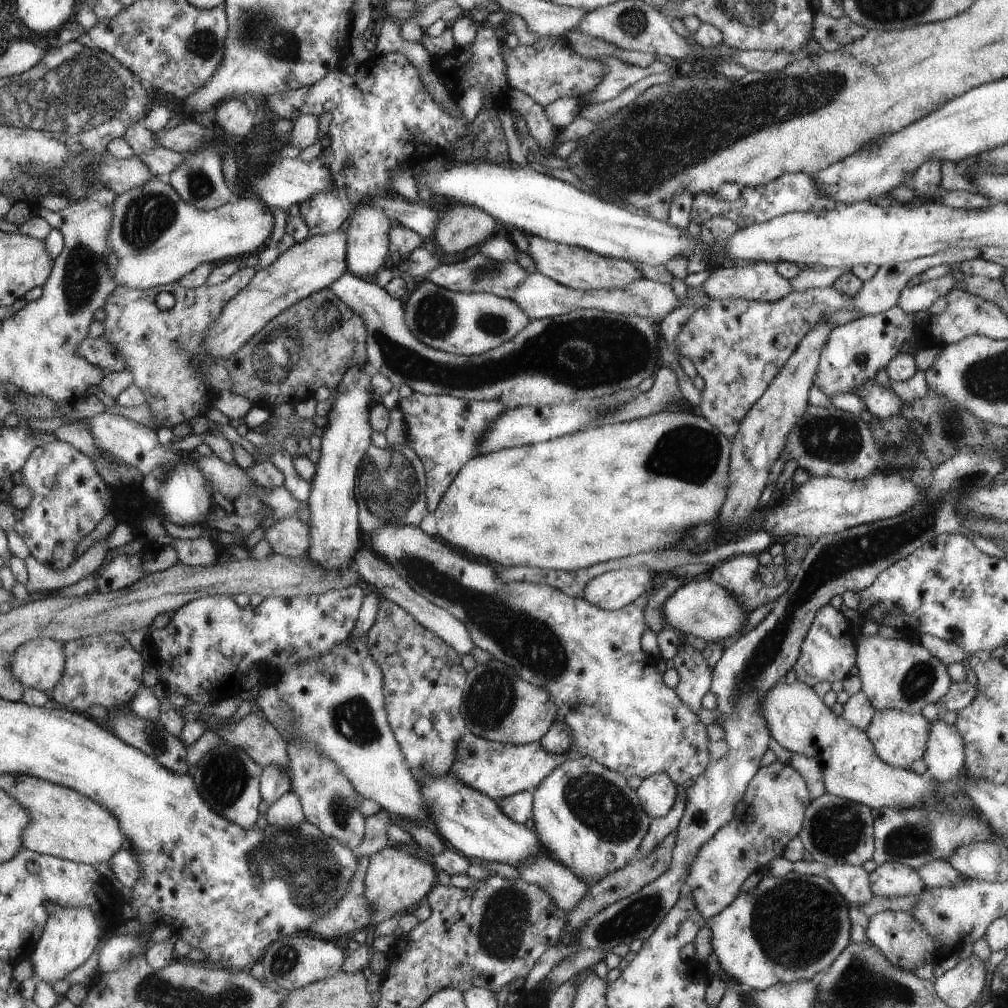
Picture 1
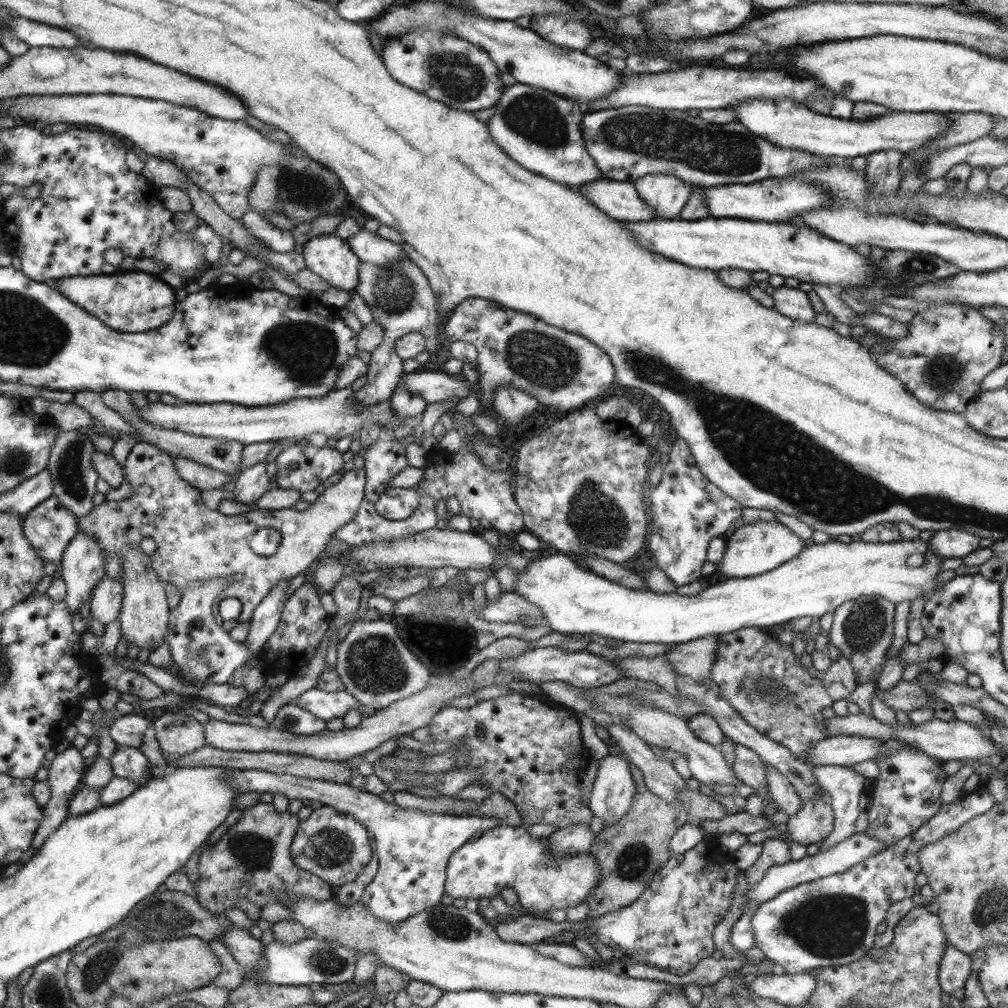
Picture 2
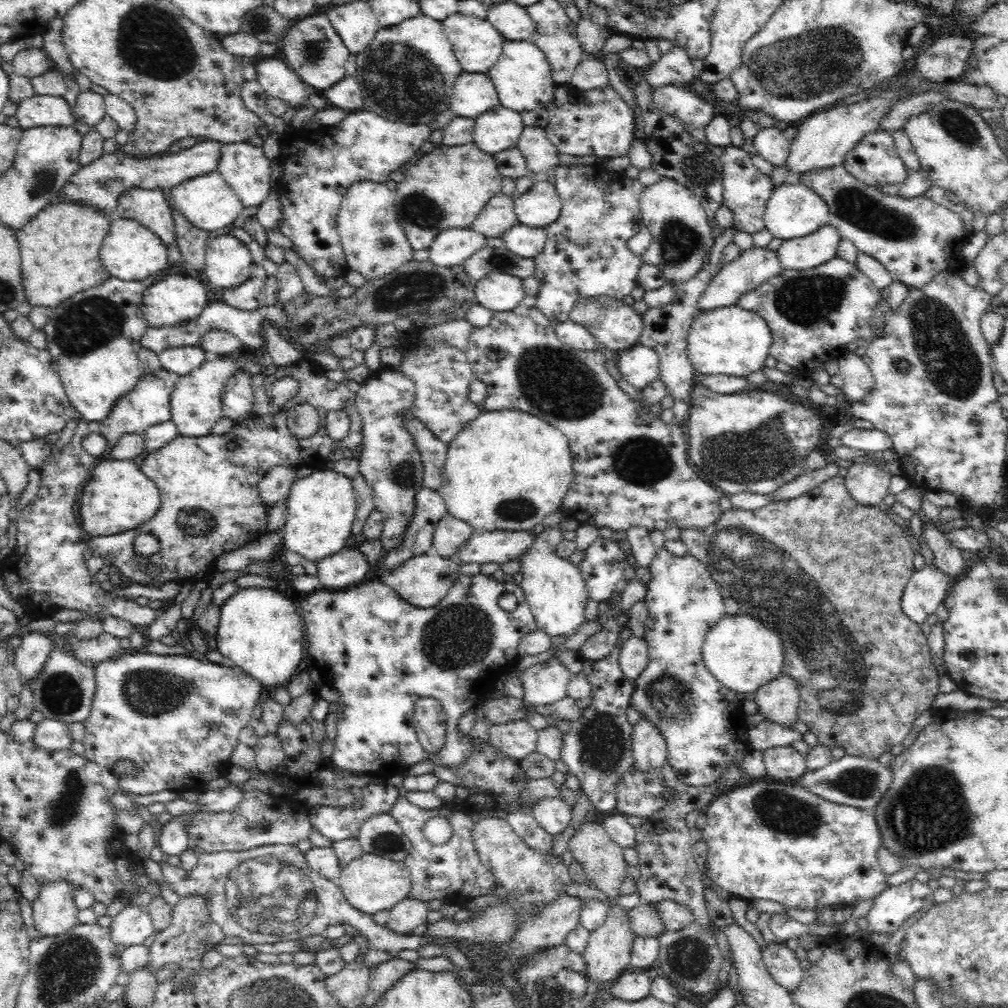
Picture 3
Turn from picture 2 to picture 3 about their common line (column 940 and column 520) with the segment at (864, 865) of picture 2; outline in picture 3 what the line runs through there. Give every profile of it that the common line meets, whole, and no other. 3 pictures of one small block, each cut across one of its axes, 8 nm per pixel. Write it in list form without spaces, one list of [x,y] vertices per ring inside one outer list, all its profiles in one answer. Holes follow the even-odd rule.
[[[398,796],[396,804],[390,808],[390,816],[396,818],[396,822],[400,824],[400,828],[404,830],[404,834],[410,838],[412,842],[412,850],[406,856],[406,866],[412,878],[412,890],[408,900],[420,900],[424,904],[428,904],[430,900],[446,900],[452,902],[454,896],[464,896],[464,898],[480,898],[490,894],[498,884],[494,880],[494,876],[484,868],[480,854],[476,852],[476,844],[472,838],[472,832],[476,828],[478,822],[486,820],[486,818],[500,818],[500,820],[508,820],[510,826],[514,828],[514,832],[518,834],[518,838],[522,838],[522,842],[526,842],[526,846],[548,854],[552,850],[552,834],[548,834],[546,830],[540,828],[532,808],[522,806],[516,812],[502,812],[498,808],[492,810],[478,810],[478,808],[470,808],[468,812],[462,810],[454,810],[452,806],[440,806],[436,810],[422,810],[418,806],[414,806],[406,796]],[[434,816],[444,816],[450,826],[452,826],[452,836],[448,838],[446,844],[432,844],[424,838],[424,824],[434,818]]]

